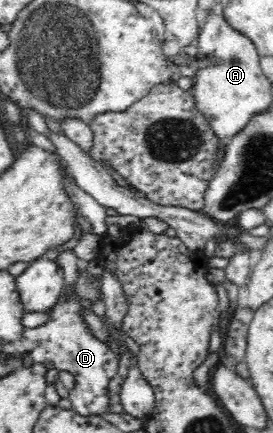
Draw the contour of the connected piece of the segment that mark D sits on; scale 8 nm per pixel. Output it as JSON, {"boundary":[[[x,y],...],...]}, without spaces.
{"boundary":[[[81,261],[77,266],[74,283],[67,285],[47,311],[47,322],[37,328],[25,329],[29,353],[38,363],[53,364],[60,370],[59,380],[69,390],[68,399],[73,410],[81,415],[99,415],[109,412],[110,399],[108,383],[115,376],[119,355],[111,351],[102,337],[93,333],[85,319],[87,312],[93,312],[93,304],[103,300],[101,281],[91,275],[89,262]]]}

